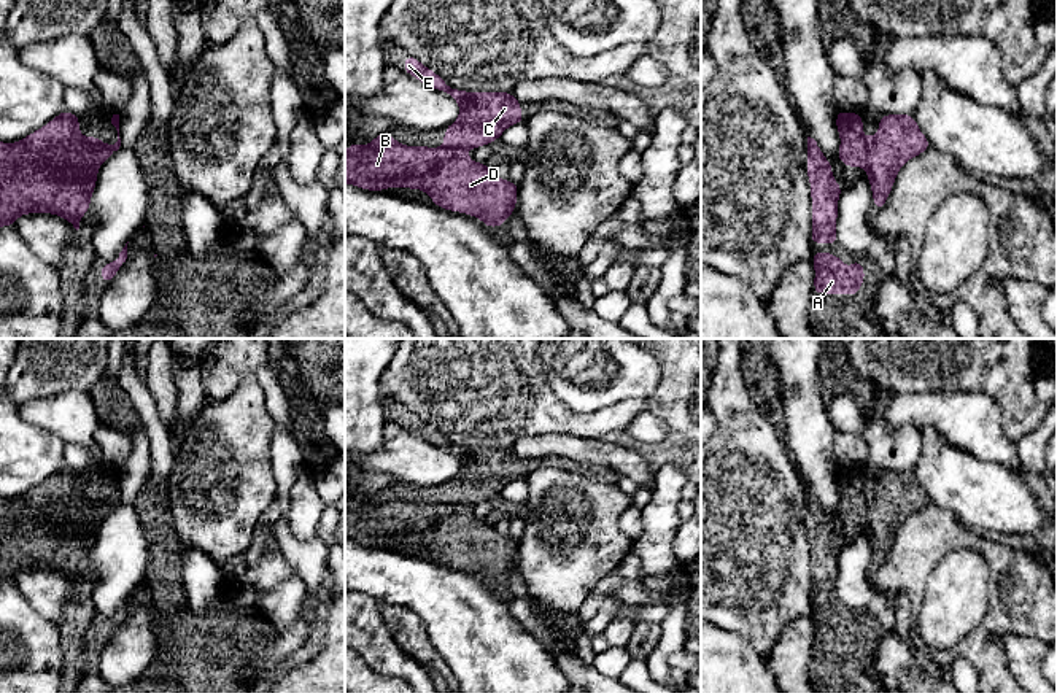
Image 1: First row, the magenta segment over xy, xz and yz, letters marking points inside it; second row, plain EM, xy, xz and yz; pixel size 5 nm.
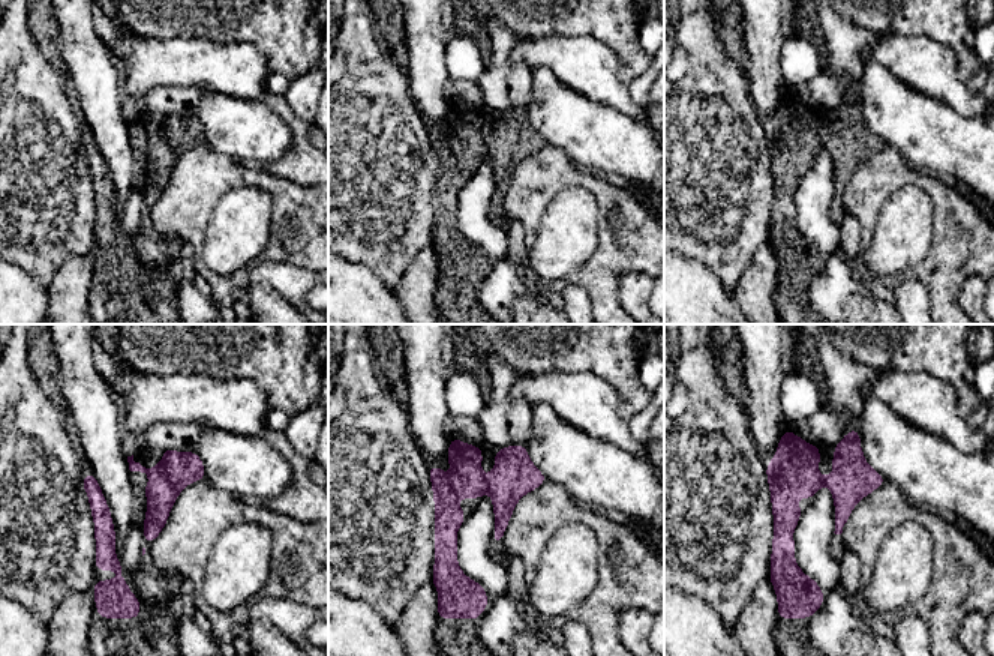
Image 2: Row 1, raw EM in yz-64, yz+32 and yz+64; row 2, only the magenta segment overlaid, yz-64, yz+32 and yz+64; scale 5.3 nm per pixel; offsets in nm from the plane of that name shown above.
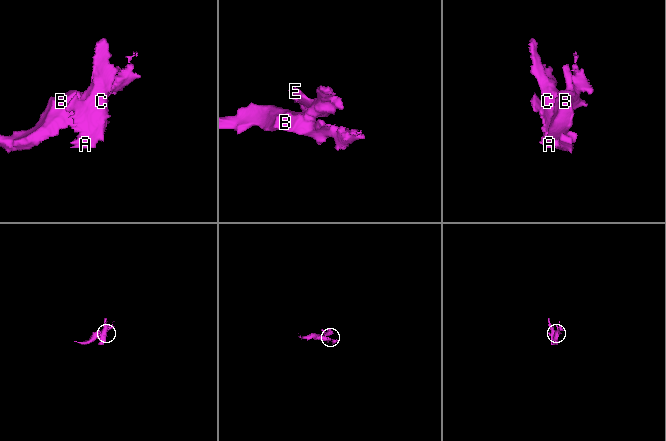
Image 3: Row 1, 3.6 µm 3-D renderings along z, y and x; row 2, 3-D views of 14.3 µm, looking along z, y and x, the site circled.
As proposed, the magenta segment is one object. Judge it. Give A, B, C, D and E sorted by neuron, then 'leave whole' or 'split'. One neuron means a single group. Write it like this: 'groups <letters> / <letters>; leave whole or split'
groups A C E / B D; split

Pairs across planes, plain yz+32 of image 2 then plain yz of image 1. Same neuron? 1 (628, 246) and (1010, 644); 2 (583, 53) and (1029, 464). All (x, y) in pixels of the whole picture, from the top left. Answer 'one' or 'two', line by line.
1: two
2: two

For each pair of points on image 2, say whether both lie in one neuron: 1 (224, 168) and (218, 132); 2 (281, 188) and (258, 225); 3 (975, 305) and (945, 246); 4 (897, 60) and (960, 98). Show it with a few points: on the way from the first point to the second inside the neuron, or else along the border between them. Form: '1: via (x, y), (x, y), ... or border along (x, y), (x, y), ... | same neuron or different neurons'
1: border along (206, 141), (216, 152), (242, 162), (255, 164) | different neurons
2: border along (240, 186), (258, 186), (270, 197), (269, 237) | different neurons
3: border along (978, 275), (963, 282), (961, 308) | different neurons
4: via (912, 60), (924, 63), (945, 84) | same neuron

